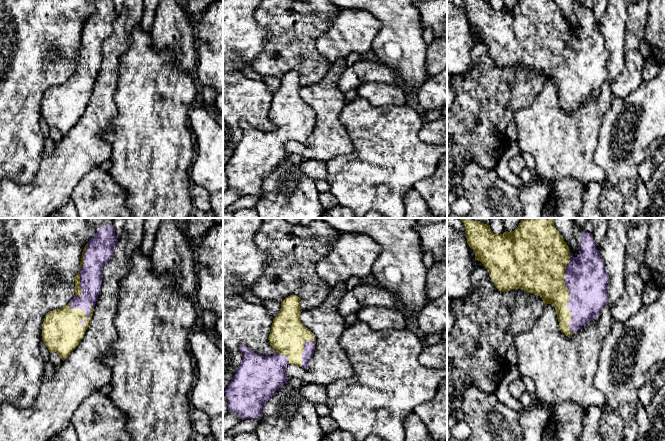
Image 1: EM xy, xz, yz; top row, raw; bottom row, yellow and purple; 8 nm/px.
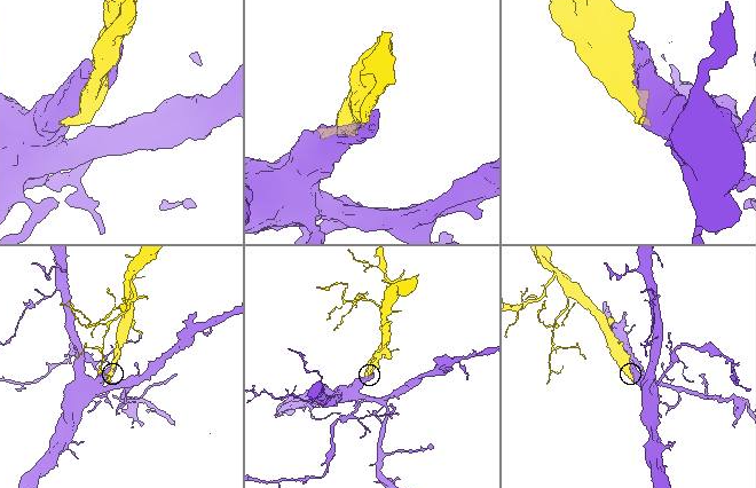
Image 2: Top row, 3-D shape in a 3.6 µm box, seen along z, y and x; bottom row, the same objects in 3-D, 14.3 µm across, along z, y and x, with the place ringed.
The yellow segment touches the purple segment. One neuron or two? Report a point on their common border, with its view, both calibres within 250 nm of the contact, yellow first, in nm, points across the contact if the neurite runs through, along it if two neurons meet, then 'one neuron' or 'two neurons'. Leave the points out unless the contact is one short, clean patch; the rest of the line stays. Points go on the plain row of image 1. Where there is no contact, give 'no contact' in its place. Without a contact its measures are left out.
meets yellow in yz at (568, 69); 340 nm thick on the yellow side, 340 nm on the other; one neuron

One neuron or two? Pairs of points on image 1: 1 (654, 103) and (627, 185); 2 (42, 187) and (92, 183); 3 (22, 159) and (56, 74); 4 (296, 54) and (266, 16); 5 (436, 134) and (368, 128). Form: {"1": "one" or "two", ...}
{"1": "one", "2": "two", "3": "one", "4": "one", "5": "two"}

